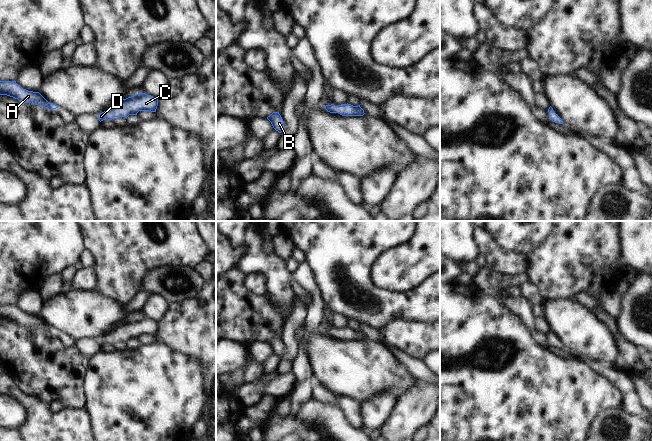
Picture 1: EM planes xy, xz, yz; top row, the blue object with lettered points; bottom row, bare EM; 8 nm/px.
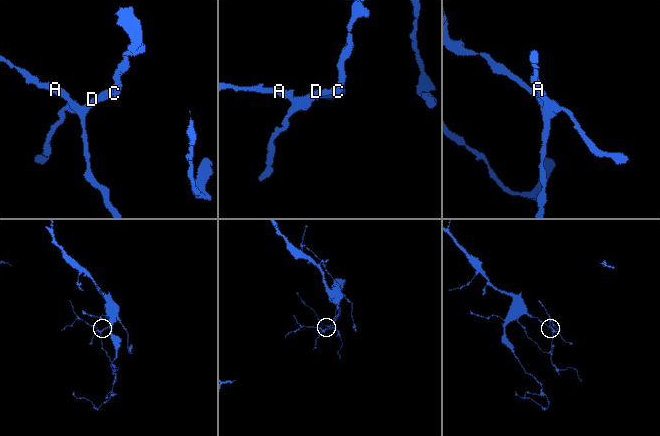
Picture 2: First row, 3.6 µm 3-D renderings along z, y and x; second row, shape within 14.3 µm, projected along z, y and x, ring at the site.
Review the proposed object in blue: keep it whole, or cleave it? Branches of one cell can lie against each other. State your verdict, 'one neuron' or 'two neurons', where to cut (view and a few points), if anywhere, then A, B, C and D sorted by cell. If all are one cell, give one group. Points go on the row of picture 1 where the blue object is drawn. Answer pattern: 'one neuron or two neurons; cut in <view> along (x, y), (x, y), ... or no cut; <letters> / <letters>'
one neuron; no cut; A B C D

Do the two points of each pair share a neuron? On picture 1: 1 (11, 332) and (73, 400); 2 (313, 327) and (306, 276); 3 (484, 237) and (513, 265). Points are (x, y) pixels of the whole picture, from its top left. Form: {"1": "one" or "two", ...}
{"1": "one", "2": "one", "3": "one"}

